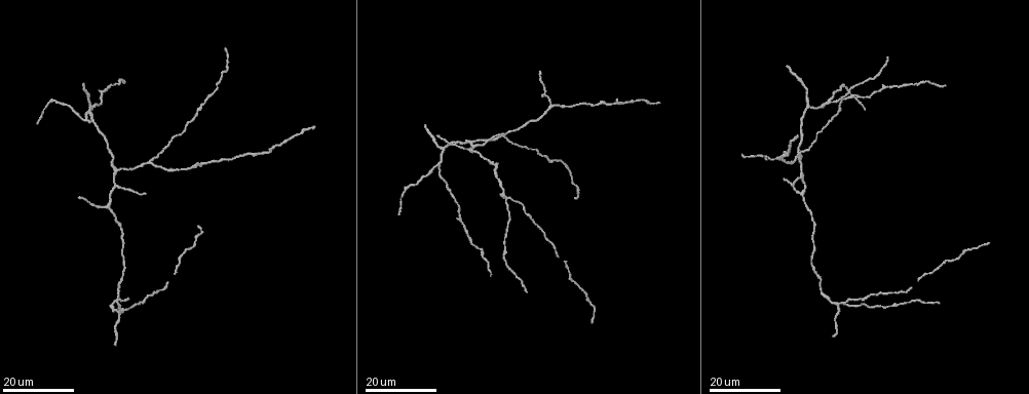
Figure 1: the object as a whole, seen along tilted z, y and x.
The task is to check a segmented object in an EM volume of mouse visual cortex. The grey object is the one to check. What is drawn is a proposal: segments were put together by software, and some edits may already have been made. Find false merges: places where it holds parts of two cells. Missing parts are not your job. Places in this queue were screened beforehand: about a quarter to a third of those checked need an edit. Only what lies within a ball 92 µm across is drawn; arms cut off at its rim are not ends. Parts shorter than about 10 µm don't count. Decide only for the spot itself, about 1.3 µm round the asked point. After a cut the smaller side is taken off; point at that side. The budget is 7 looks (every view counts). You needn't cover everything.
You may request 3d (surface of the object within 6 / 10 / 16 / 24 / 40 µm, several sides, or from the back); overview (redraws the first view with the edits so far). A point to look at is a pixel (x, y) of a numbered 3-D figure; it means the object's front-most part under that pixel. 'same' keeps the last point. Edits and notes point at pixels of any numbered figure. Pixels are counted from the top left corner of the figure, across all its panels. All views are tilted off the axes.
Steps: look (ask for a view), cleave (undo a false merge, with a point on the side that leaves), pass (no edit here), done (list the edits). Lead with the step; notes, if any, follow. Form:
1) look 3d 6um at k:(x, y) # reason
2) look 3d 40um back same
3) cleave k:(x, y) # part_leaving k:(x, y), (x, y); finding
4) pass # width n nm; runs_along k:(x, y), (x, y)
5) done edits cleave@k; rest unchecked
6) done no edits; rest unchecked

look 3d 16um at 1:(823, 108) # three-way junction

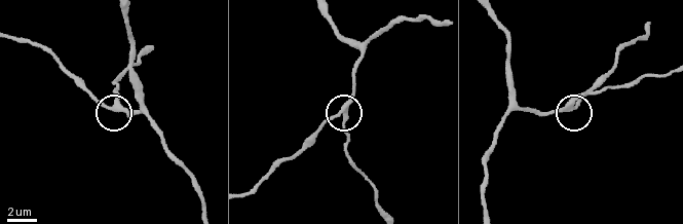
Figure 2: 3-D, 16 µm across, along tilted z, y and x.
look 3d 6um at 2:(114, 103)

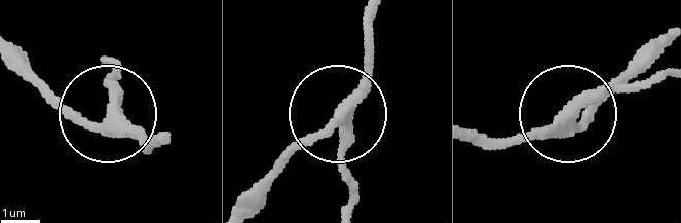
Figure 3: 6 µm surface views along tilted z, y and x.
pass # side_arm 25 um; runs_along 3:(474, 135), (540, 136), (582, 120), (637, 67); continuous, no second cell

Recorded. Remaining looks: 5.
look 3d 16um at 1:(442, 151) # branch point

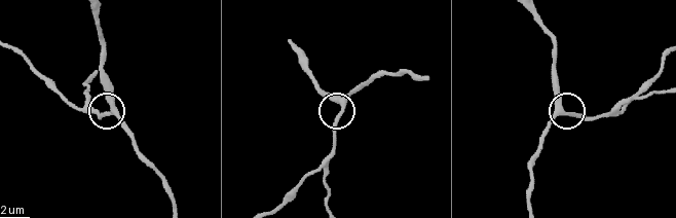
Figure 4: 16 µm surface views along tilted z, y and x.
look 3d 6um at 4:(113, 110)

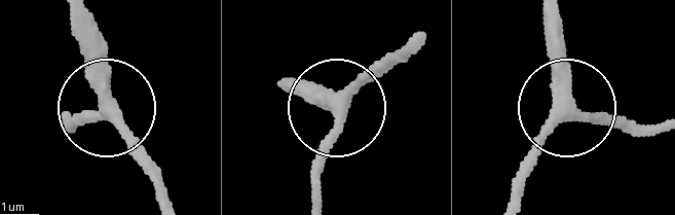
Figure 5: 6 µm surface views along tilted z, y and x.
pass # arms 3; runs_along 5:(170, 201), (110, 108), (91, 14); continuous, no second cell

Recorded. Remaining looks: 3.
look 3d 24um at 1:(474, 141) # a fork

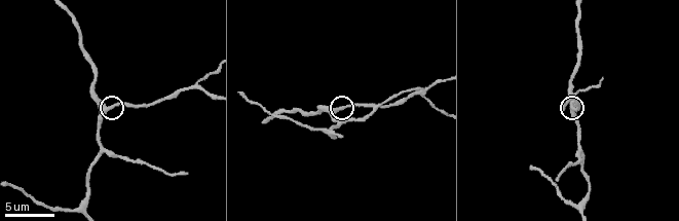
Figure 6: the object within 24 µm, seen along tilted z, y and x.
look 3d 6um at 6:(107, 105)

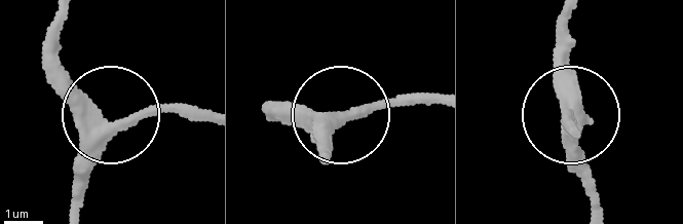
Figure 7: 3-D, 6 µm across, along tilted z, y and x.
look 3d 6um back at 7:(345, 115)

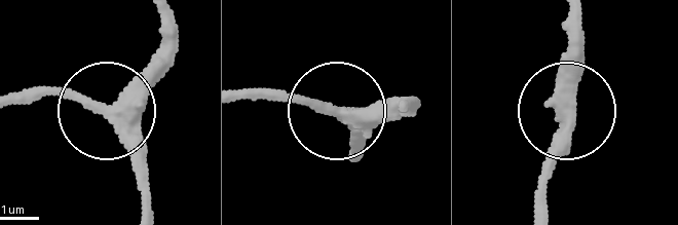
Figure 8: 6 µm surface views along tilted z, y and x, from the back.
pass # arms 3; continuous, no second cell

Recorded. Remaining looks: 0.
done no edits; rest unchecked

